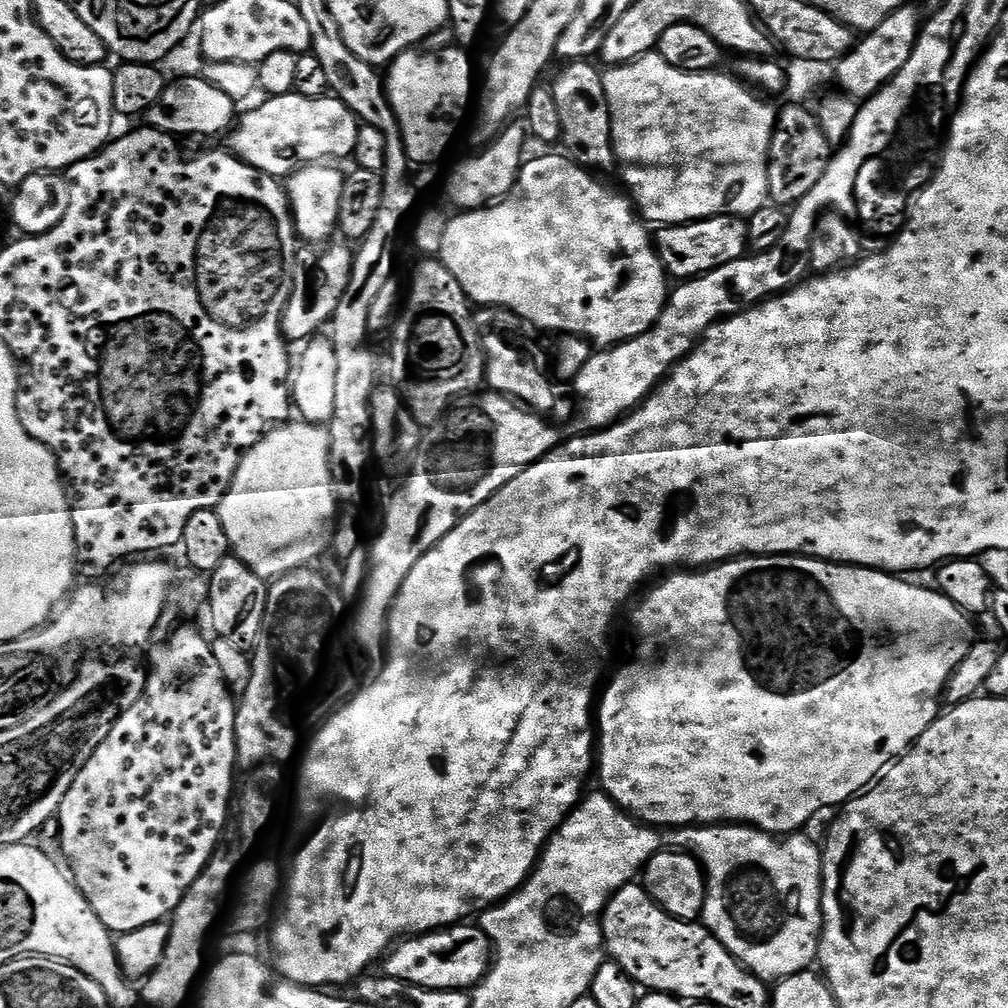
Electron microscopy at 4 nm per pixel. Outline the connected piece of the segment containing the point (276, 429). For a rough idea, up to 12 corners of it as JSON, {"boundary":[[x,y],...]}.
{"boundary":[[296,418],[244,454],[218,511],[271,582],[325,551],[327,427]]}

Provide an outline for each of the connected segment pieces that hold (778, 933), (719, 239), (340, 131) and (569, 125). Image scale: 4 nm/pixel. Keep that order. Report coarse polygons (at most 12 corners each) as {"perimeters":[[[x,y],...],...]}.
{"perimeters":[[[745,823],[677,828],[702,923],[766,982],[822,952],[824,854]],[[749,221],[664,226],[658,251],[677,281],[749,255]],[[293,90],[243,113],[232,155],[277,178],[355,153],[361,121]],[[565,63],[551,89],[563,139],[592,170],[618,164],[604,72]]]}

